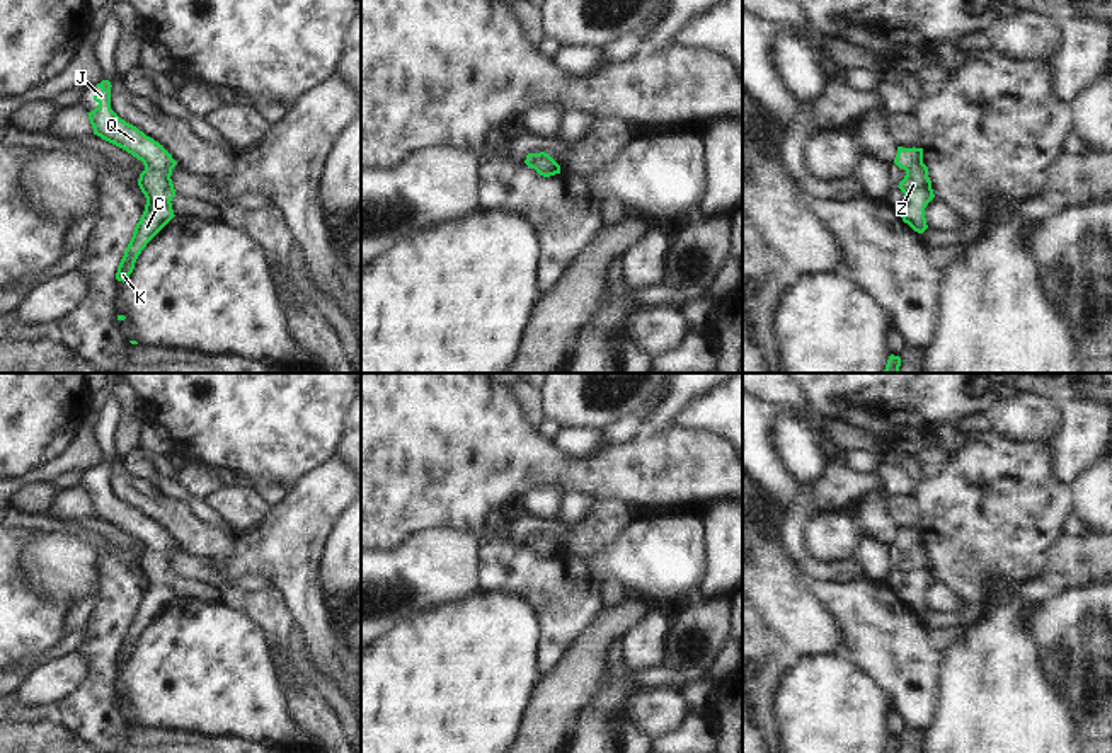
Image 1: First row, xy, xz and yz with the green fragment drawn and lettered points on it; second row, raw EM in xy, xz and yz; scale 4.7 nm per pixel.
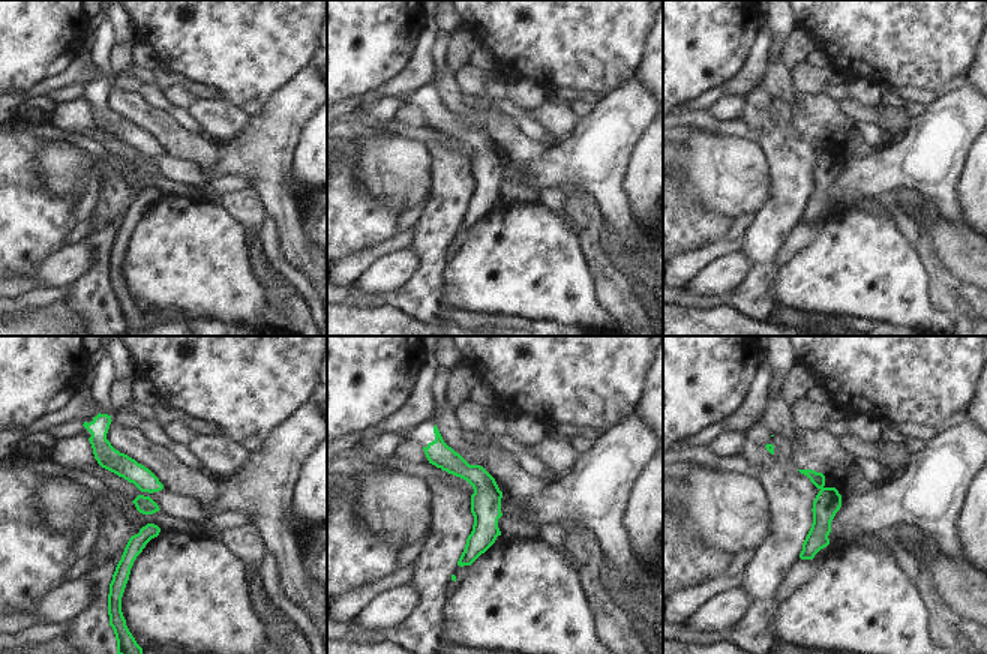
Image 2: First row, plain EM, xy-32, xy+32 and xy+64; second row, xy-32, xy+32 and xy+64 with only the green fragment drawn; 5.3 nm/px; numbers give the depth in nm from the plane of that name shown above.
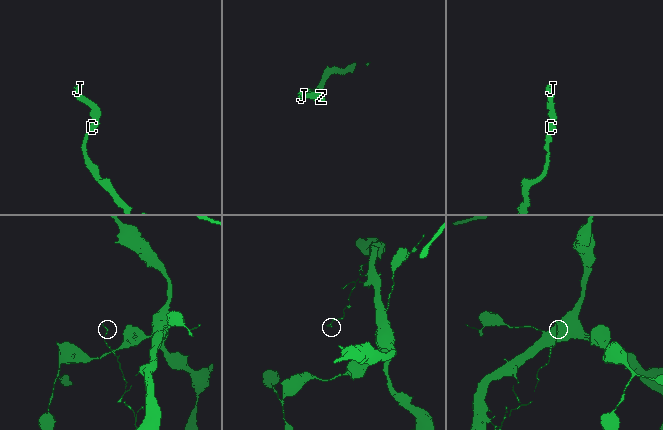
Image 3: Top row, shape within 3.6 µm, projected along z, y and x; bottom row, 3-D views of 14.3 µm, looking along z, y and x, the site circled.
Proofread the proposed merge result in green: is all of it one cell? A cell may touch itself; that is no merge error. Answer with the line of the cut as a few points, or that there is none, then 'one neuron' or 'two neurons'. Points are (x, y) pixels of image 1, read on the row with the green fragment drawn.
cut none; one neuron

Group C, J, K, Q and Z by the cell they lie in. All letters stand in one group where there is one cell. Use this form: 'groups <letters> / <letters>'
groups C J K Q Z

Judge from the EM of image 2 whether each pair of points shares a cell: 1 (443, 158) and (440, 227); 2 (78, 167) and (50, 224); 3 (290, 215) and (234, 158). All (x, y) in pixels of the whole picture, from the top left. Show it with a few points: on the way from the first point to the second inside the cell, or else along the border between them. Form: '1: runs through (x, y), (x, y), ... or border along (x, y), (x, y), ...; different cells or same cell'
1: runs through (443, 174), (443, 210); same cell
2: border along (41, 168), (51, 189), (83, 189); different cells
3: runs through (279, 200), (249, 167); same cell

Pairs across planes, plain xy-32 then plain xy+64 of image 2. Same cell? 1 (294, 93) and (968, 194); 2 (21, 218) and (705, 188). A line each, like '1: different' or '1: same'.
1: different
2: different

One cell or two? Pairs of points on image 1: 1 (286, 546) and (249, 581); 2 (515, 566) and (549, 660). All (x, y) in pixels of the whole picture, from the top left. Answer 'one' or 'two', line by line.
1: two
2: one

